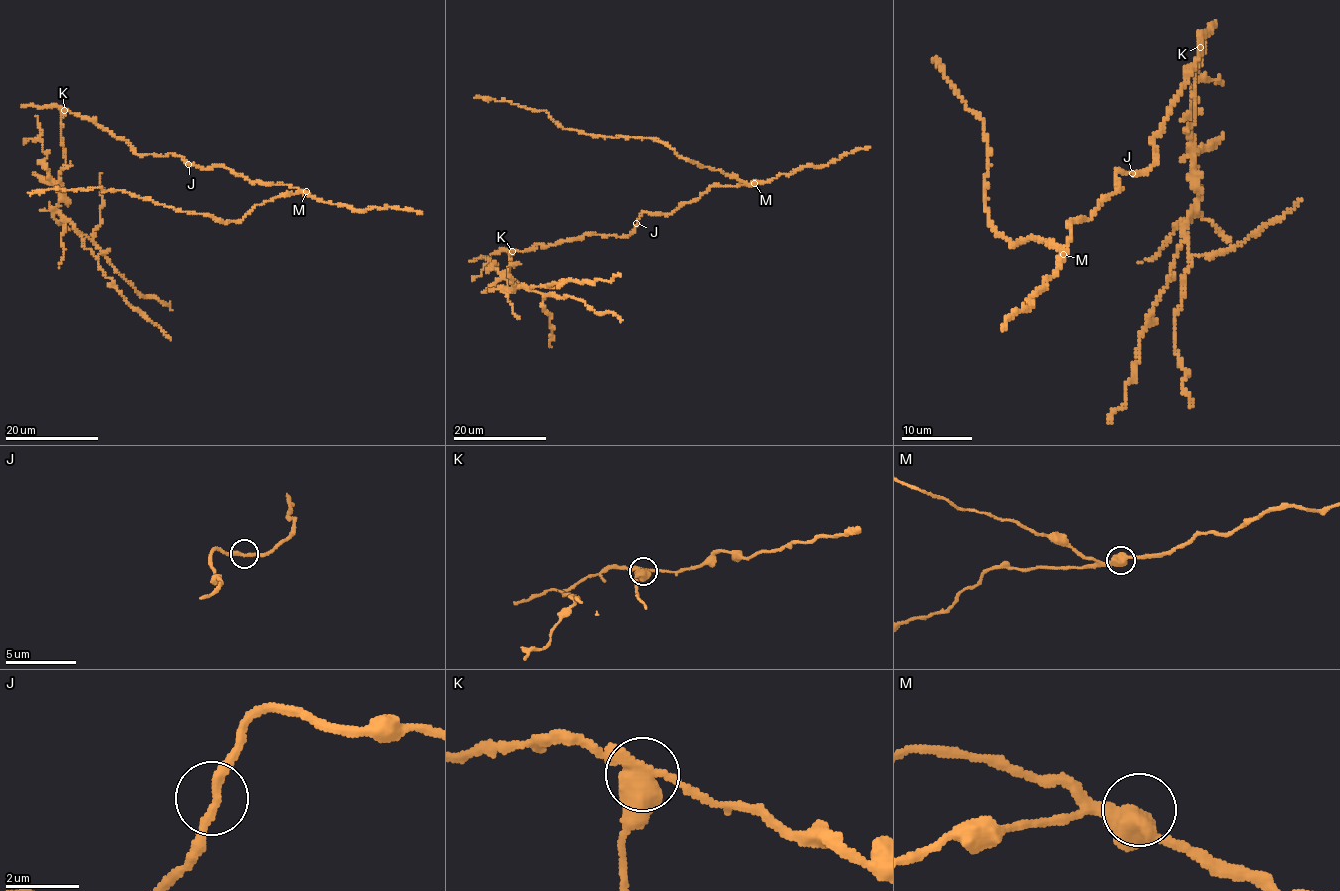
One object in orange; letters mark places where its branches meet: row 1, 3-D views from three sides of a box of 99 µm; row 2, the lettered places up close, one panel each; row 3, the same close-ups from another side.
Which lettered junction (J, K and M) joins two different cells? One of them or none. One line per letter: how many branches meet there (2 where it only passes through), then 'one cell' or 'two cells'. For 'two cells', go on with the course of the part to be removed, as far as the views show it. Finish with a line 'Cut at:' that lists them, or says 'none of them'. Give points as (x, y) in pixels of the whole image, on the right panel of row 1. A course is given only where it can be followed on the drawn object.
J: 2 branches meet; one cell
K: 3 branches meet; two cells; foreign part runs (1199, 47), (1194, 125), (1189, 130), (1199, 193), (1170, 279), (1140, 339), (1126, 400), (1109, 422)
M: 3 branches meet; one cell
Cut at: K

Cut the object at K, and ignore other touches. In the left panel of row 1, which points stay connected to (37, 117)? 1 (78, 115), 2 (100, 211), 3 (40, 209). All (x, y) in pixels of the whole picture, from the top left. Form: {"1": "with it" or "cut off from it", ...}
{"1": "cut off from it", "2": "with it", "3": "with it"}

